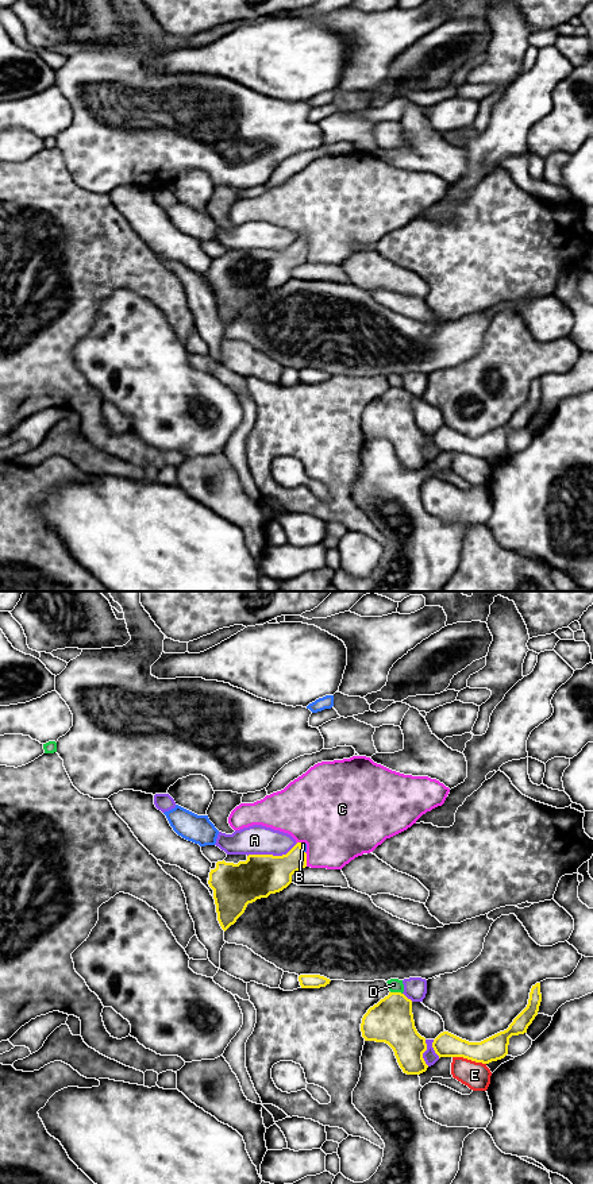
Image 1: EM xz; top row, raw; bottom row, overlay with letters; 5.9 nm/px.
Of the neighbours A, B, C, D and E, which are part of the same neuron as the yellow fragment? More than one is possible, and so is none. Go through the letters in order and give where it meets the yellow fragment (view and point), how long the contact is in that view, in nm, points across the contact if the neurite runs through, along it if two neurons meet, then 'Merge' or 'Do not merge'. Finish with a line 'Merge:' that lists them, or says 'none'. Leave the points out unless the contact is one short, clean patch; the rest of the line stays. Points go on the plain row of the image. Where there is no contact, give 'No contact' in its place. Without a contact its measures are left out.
A: Touches yellow at xz (272, 250). Shared border 320 nm. Do not merge
B: Touches yellow at xz (301, 243). Shared border 70 nm. Path across: xz (269, 269), (281, 263), (301, 243), (303, 239). Merge
C: Touches yellow at xz (305, 254). Shared border 90 nm. Do not merge
D: Touches yellow at xz (396, 388). Shared border 70 nm. Do not merge
E: Touches yellow at xz (469, 454). Shared border 200 nm. Do not merge
Merge: B

